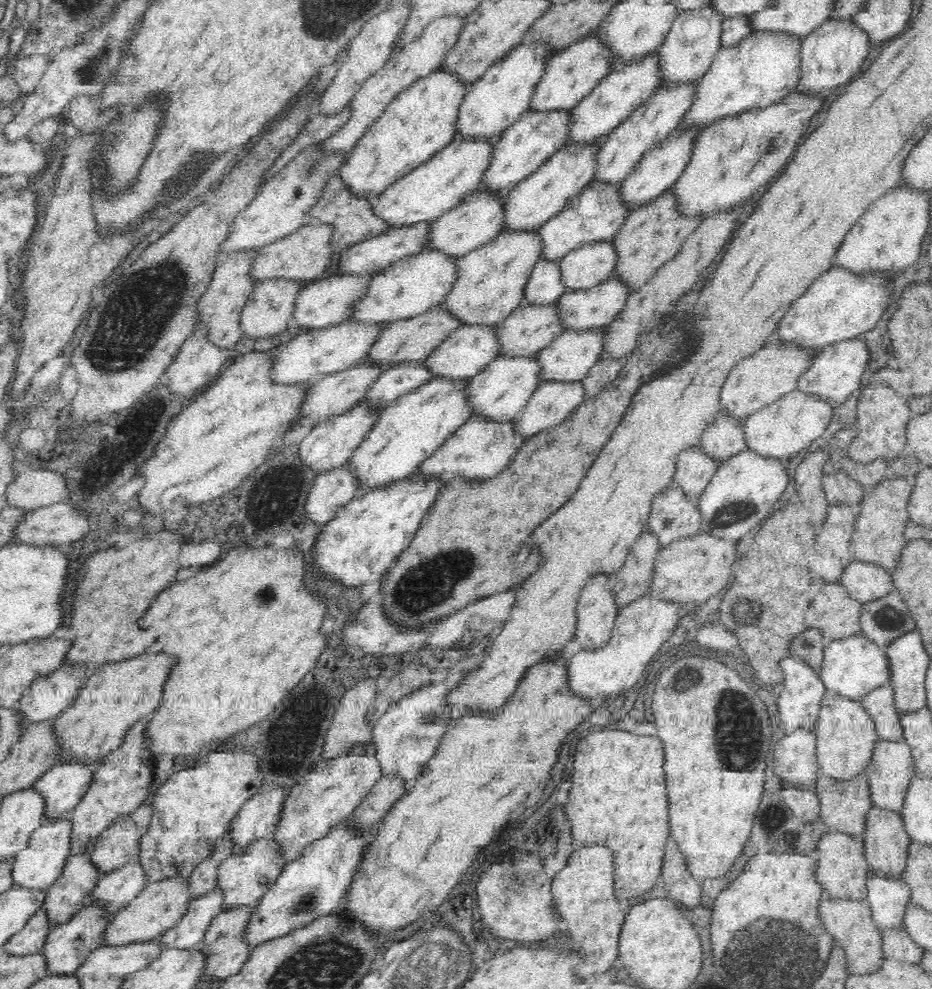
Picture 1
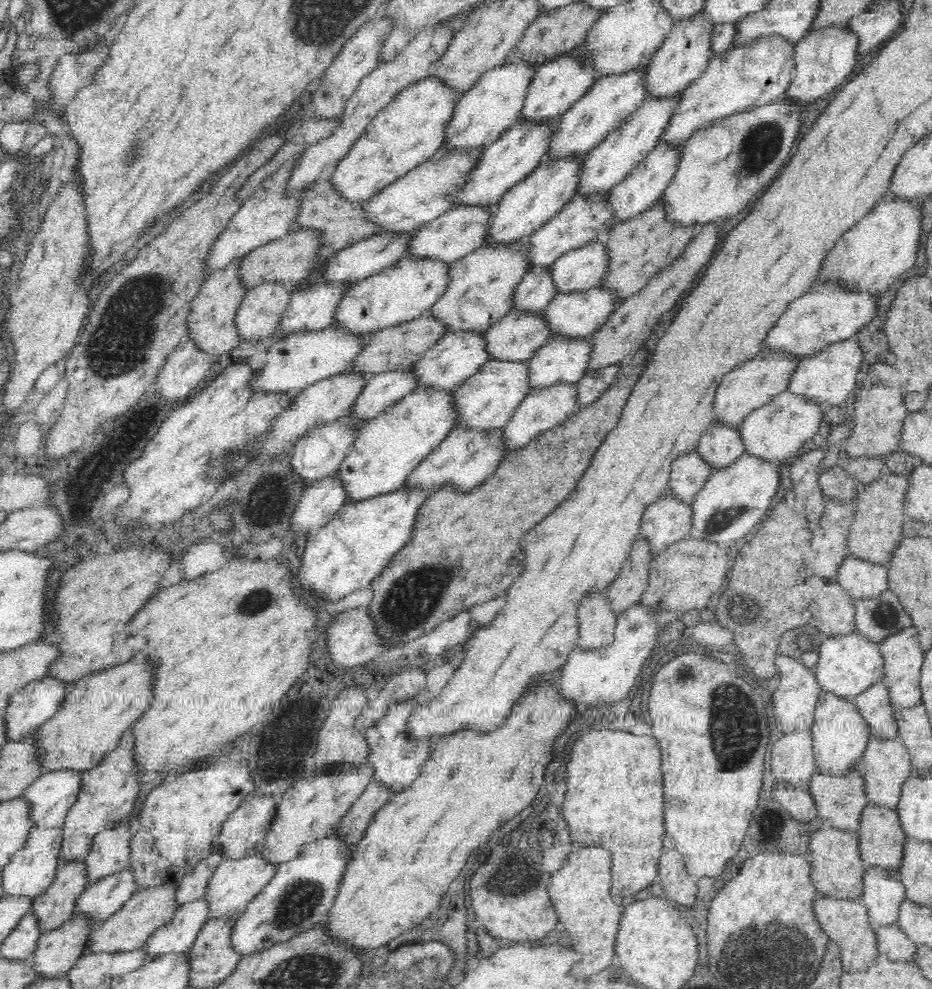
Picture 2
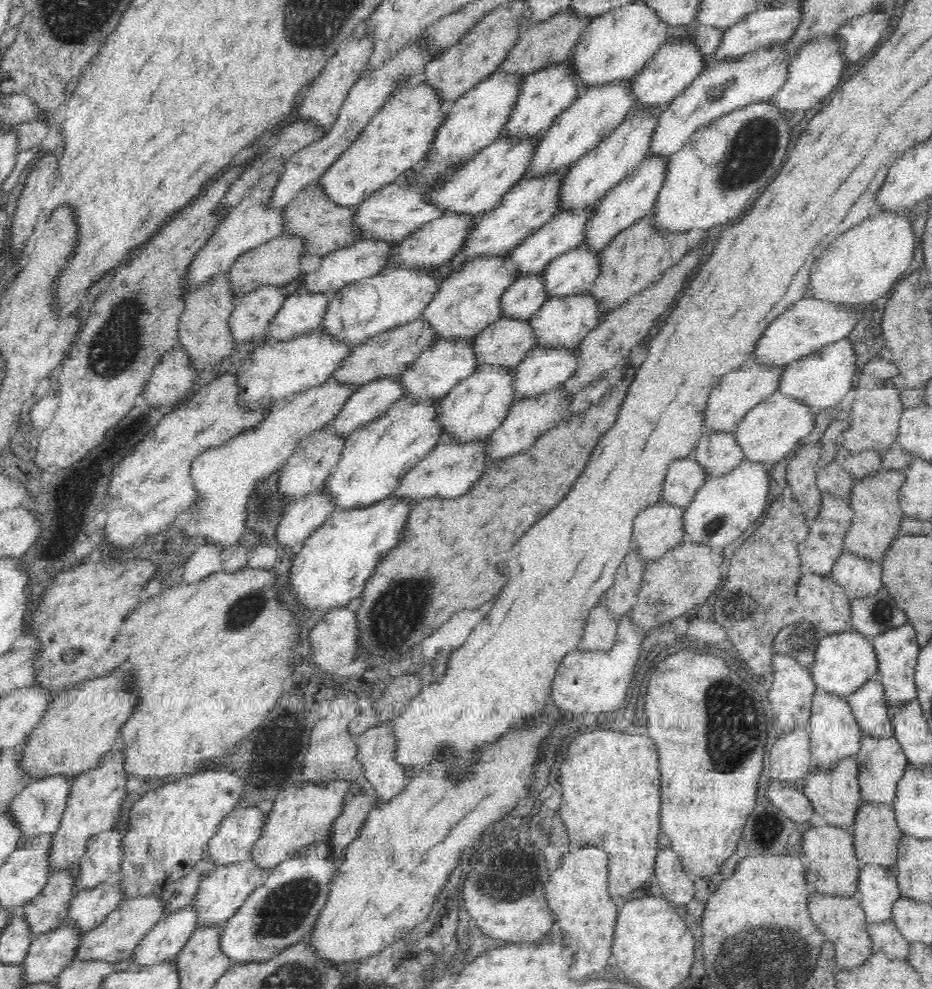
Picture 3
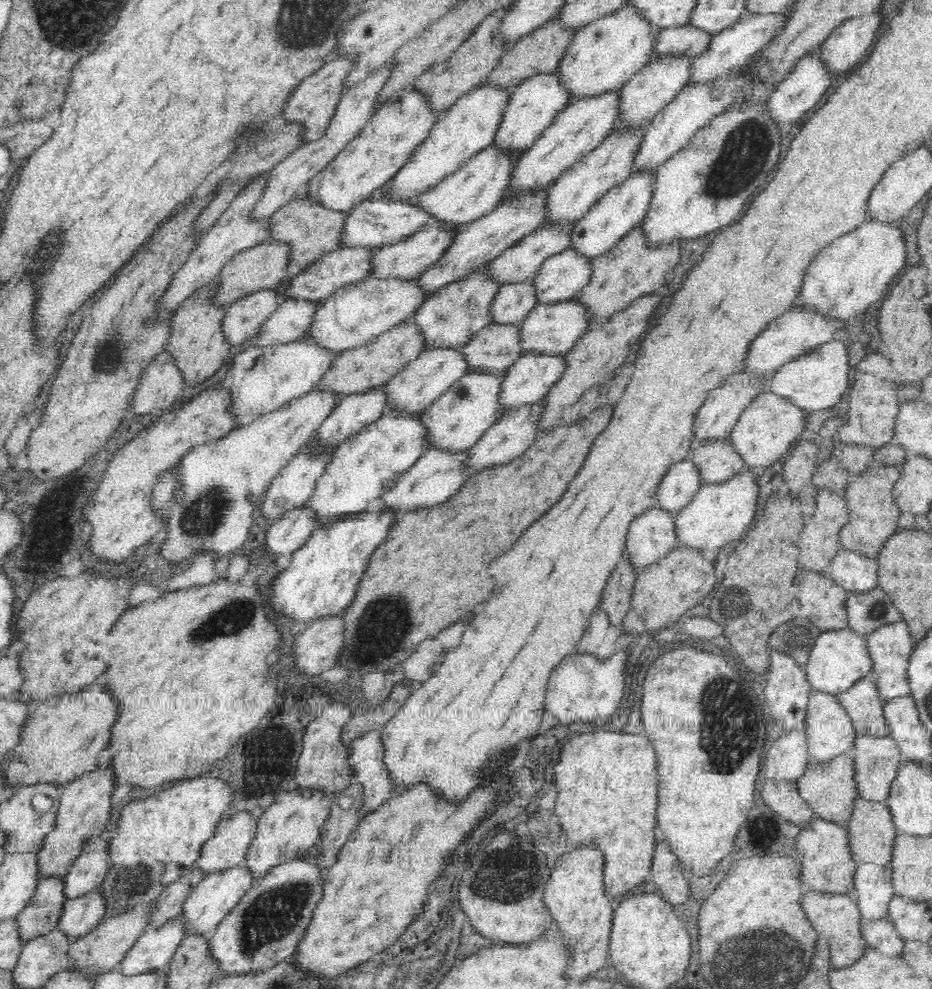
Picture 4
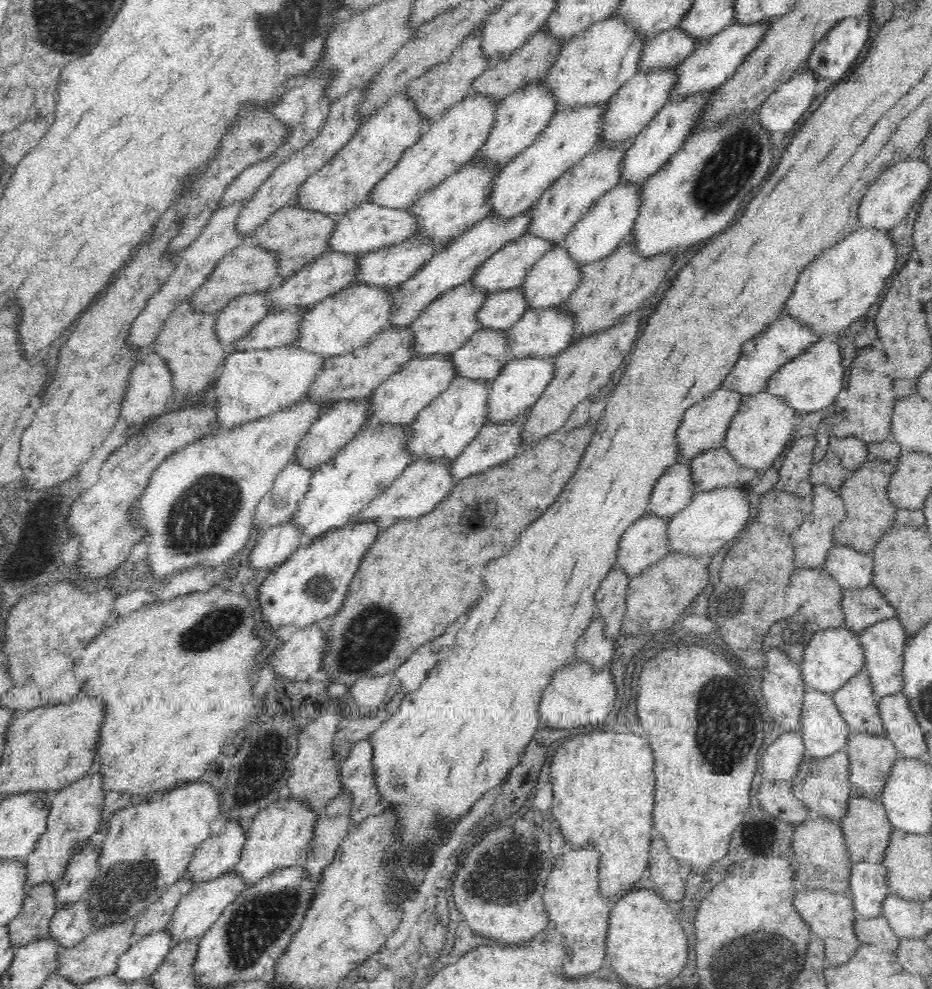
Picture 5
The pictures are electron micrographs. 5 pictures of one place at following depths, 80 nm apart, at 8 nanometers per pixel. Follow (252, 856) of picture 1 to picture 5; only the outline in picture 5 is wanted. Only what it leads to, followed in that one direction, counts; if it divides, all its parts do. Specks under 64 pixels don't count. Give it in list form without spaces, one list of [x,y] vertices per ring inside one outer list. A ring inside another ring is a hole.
[[[232,871],[216,878],[216,880],[200,882],[193,889],[190,889],[187,894],[182,895],[164,931],[170,935],[169,940],[171,940],[172,946],[183,941],[200,938],[219,917],[222,909],[228,906],[245,888],[243,880]]]

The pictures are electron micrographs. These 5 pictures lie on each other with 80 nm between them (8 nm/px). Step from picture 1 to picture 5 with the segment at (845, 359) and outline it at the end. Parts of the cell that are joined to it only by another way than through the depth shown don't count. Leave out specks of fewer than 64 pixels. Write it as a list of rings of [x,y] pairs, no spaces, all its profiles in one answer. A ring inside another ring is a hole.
[[[820,339],[813,342],[796,355],[790,362],[783,364],[767,381],[766,391],[781,398],[786,406],[794,409],[796,414],[815,413],[830,406],[842,386],[844,368],[841,364],[842,352],[836,342]]]

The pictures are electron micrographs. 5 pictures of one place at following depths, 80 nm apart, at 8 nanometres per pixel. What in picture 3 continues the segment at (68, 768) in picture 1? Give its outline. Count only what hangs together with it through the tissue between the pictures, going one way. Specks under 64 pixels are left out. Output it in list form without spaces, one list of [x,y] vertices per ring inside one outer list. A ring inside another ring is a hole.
[[[63,776],[48,777],[40,781],[30,781],[30,784],[7,804],[7,808],[3,809],[7,811],[9,818],[13,820],[13,825],[19,830],[18,848],[21,848],[30,838],[52,834],[58,830],[61,814],[65,809],[65,798],[70,792],[73,780],[64,779]]]

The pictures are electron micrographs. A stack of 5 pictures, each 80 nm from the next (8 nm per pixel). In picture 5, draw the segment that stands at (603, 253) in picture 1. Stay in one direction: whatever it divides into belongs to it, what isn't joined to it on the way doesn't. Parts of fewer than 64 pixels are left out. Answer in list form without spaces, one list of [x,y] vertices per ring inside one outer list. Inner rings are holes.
[[[564,246],[546,251],[528,270],[518,287],[528,309],[545,310],[558,308],[579,283],[579,265],[574,262]]]

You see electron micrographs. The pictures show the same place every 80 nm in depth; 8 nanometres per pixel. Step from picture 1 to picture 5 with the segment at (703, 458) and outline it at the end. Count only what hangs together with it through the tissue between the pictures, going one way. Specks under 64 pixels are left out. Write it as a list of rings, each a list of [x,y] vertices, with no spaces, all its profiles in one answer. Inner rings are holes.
[[[680,462],[669,466],[652,487],[645,514],[668,519],[691,501],[695,486],[689,477],[688,463]]]

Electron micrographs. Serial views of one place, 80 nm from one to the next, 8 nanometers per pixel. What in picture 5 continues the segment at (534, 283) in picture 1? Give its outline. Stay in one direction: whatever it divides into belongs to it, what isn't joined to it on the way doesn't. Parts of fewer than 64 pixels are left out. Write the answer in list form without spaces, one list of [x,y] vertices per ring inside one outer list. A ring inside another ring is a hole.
[[[518,287],[500,290],[486,296],[473,318],[480,329],[507,331],[528,310],[525,304]]]

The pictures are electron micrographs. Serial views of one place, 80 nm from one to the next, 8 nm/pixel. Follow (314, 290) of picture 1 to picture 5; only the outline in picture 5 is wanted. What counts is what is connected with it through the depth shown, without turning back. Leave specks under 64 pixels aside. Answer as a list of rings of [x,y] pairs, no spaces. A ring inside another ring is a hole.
[[[294,309],[267,314],[248,331],[248,334],[236,339],[231,346],[234,346],[237,352],[248,352],[290,345],[297,335],[297,324],[302,315],[303,313]]]

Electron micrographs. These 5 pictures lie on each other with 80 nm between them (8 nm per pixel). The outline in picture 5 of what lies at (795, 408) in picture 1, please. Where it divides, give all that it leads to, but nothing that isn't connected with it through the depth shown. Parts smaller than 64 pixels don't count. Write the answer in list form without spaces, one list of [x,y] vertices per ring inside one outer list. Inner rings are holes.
[[[766,390],[742,396],[726,429],[722,447],[742,468],[763,471],[772,466],[779,454],[786,450],[798,416],[781,398],[773,396]]]

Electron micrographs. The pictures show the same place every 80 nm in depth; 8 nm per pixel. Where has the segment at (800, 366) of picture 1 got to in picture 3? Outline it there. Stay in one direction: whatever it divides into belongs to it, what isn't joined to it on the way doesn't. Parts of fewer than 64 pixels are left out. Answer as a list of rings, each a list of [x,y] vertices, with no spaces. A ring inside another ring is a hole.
[[[750,363],[750,366],[744,370],[726,374],[724,382],[720,382],[718,388],[710,391],[706,401],[703,412],[704,432],[732,433],[748,410],[777,390],[779,374],[783,368],[784,366],[762,366]]]

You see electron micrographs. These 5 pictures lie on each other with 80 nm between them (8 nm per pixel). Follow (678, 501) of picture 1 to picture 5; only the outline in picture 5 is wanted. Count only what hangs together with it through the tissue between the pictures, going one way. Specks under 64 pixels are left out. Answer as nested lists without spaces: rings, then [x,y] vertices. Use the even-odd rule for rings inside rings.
[[[644,514],[629,526],[617,542],[614,567],[634,577],[669,554],[667,519]]]

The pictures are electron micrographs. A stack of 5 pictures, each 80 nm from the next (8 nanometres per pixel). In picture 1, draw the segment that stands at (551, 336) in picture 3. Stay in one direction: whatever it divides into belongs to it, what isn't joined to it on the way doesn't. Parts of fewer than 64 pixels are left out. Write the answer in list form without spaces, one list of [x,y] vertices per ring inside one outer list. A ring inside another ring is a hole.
[[[613,277],[592,288],[568,291],[560,295],[556,306],[555,316],[564,330],[574,330],[575,332],[586,332],[586,330],[600,330],[605,327],[616,313],[623,310],[624,304],[629,298],[630,292],[617,278]]]

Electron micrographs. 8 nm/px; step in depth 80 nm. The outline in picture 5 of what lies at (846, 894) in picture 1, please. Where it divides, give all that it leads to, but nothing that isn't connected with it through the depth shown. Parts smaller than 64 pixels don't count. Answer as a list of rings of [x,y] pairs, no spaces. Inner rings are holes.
[[[821,817],[822,820],[804,820],[793,826],[791,845],[792,850],[794,850],[794,864],[795,866],[800,865],[800,870],[808,872],[806,877],[808,887],[820,886],[835,893],[846,892],[848,877],[851,874],[850,866],[853,862],[845,847],[841,824],[824,817]]]

